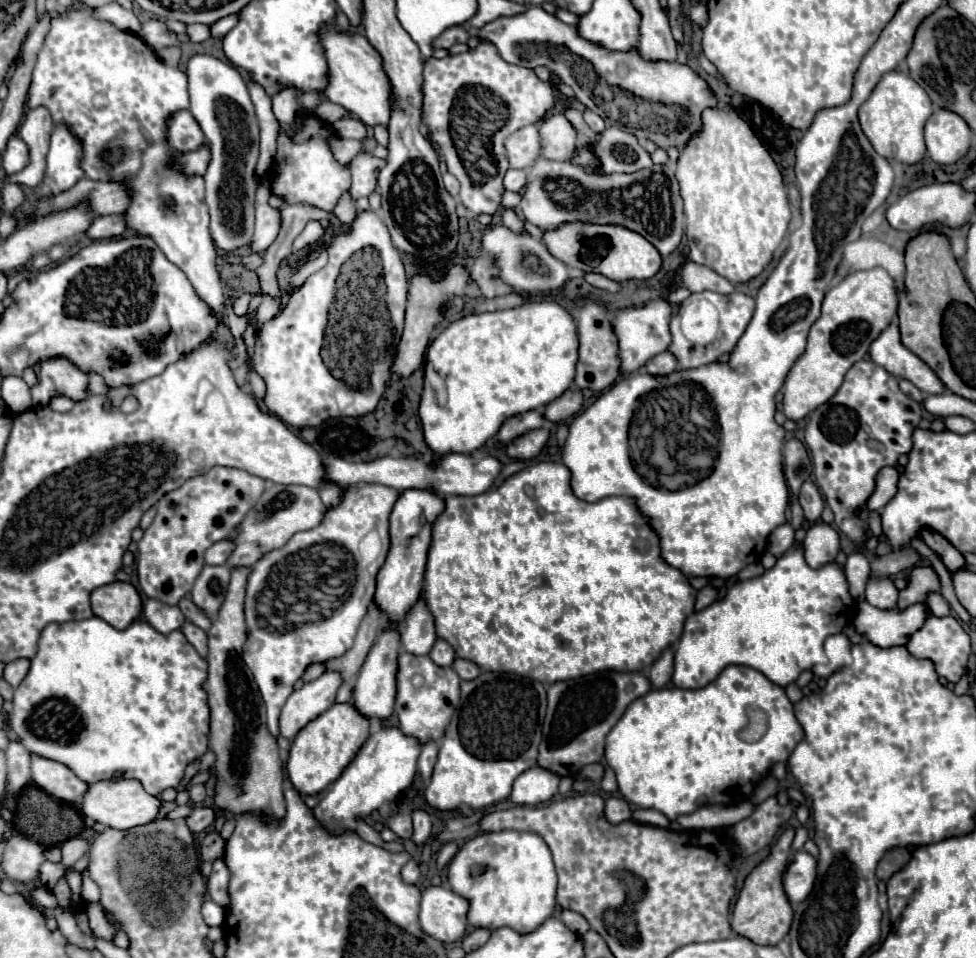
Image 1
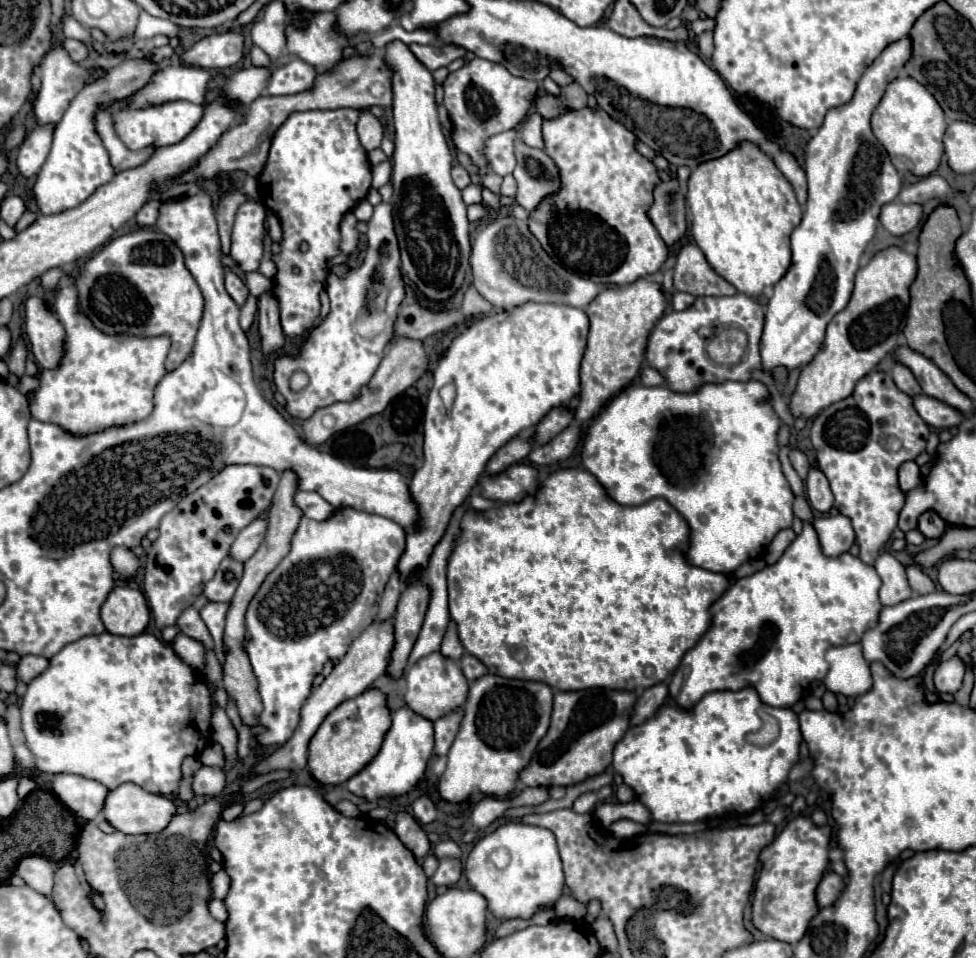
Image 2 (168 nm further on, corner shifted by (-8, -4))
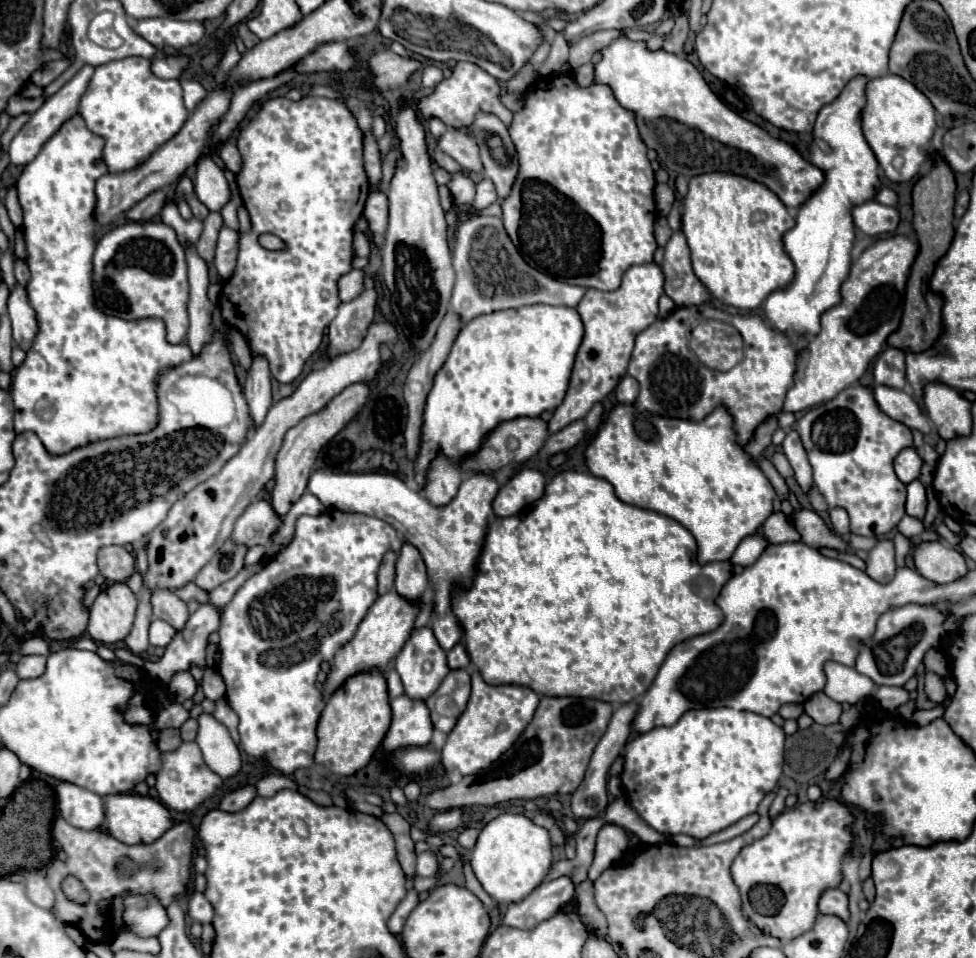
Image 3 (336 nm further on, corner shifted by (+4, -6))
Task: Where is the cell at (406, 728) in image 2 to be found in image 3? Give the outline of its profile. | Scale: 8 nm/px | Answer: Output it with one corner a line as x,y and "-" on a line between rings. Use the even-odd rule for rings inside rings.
406,693
392,699
392,725
384,737
384,749
394,751
398,747
428,745
432,739
432,719
426,701
410,699

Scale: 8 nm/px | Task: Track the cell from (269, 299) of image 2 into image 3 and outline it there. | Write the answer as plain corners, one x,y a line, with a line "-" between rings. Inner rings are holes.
254,357
252,369
248,371
248,379
244,385
244,399
250,407
250,419
254,423
254,429
258,429
266,413
272,405
272,393
270,393
270,371
266,369
266,361
262,357

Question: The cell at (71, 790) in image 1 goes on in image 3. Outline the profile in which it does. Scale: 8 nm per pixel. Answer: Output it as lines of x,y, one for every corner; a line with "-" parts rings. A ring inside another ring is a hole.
60,783
56,787
60,815
78,829
92,831
104,823
102,797
72,783

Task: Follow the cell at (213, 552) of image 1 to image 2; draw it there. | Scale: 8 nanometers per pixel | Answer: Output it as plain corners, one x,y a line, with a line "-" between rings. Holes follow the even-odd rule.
254,519
234,539
234,543
230,547
230,557
236,559
236,561
240,561
240,563
244,563
246,559
250,559
250,555
254,555
254,551
262,543
264,533
266,533
266,519

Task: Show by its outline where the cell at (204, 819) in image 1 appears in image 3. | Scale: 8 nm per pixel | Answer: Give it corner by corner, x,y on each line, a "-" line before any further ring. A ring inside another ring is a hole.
246,785
246,787
240,787
240,789
232,791
232,793
226,793
218,807
222,811
228,811
228,813
242,811
254,797
256,797
256,787
254,785

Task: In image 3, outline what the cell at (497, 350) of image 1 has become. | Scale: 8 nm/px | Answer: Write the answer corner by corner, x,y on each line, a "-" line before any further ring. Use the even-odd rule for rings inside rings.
526,305
468,321
460,329
444,367
436,373
426,401
422,449
414,467
418,485
426,481
426,449
430,445
438,445
452,463
458,463
466,453
476,453
482,439
498,423
554,411
566,395
582,337
580,313
566,305

